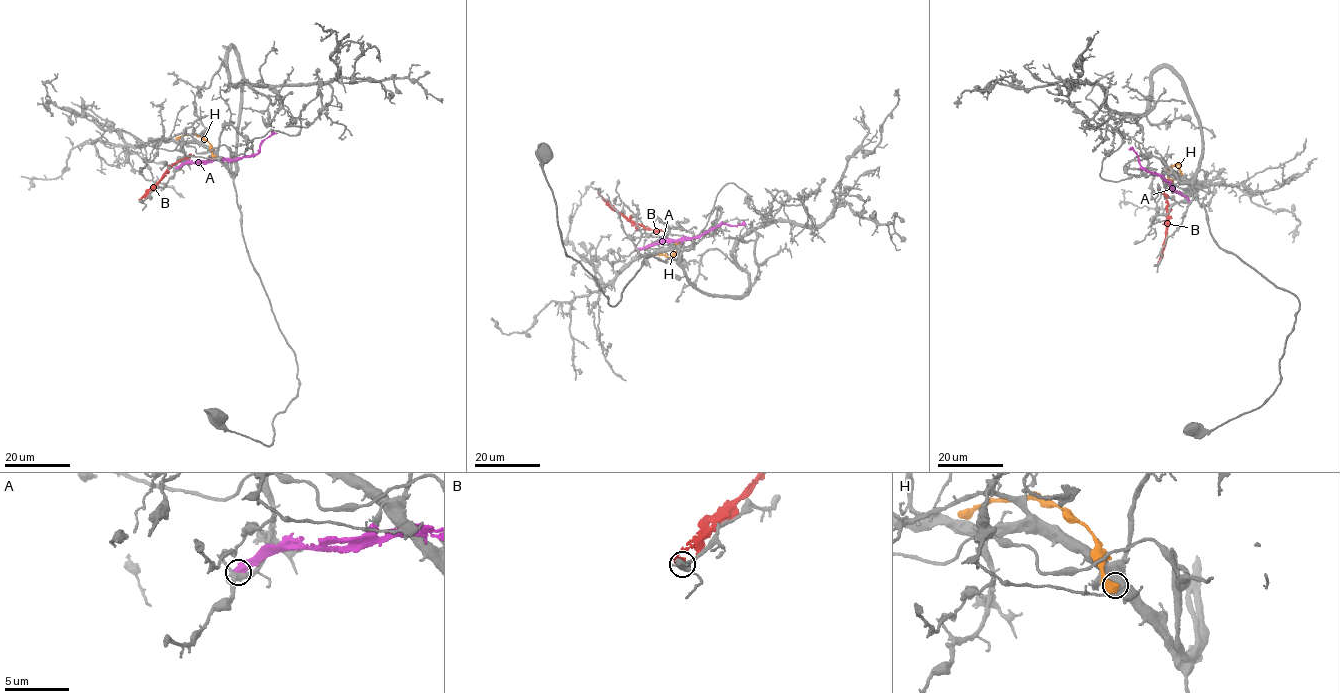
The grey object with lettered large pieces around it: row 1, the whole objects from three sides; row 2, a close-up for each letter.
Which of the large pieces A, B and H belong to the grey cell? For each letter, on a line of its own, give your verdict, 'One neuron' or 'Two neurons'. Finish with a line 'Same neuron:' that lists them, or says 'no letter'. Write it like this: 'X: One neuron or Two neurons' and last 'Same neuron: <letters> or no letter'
A: Two neurons
B: Two neurons
H: Two neurons
Same neuron: no letter

